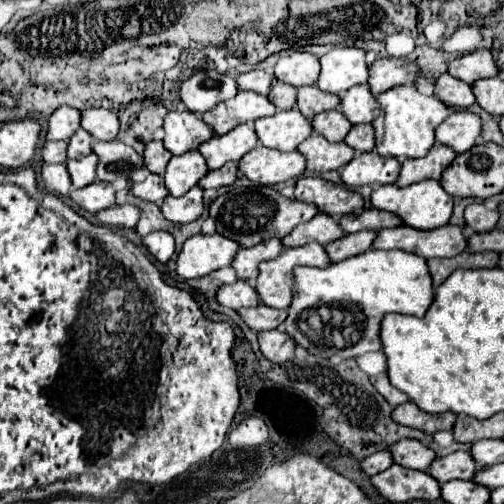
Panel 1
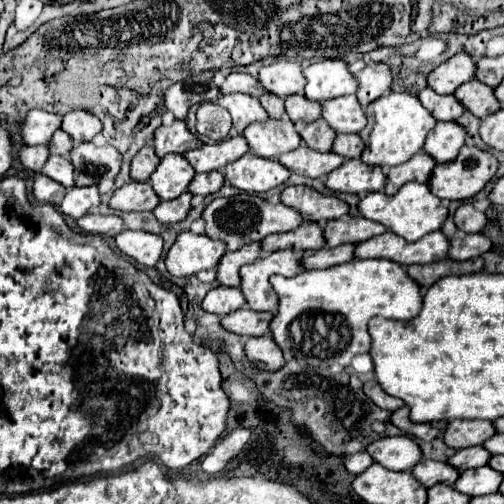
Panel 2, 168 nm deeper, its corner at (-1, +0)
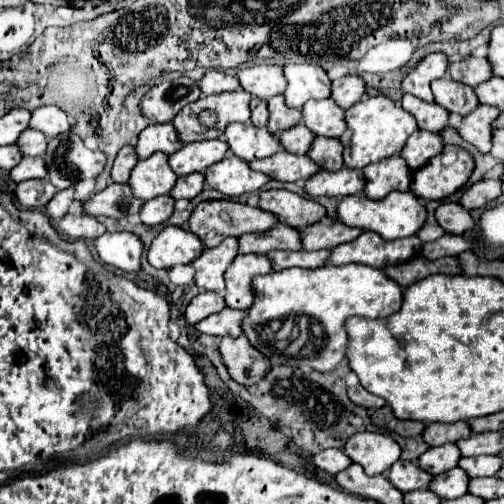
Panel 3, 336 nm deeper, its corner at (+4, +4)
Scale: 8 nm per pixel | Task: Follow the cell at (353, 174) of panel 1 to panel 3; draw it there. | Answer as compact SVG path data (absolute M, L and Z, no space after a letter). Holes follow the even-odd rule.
M340 168L340 170L320 170L306 182L306 192L310 196L350 196L360 194L366 186L366 178L362 170L356 168Z

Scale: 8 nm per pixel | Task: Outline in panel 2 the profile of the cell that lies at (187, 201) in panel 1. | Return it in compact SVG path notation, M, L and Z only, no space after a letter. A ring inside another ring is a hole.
M183 192L183 196L171 200L171 202L161 202L155 210L153 210L153 216L161 222L161 224L175 224L175 222L181 222L185 220L187 212L191 210L191 194L189 192Z

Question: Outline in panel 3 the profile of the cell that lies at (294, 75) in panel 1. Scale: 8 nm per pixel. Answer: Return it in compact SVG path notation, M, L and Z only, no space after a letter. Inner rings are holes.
M256 64L244 68L238 72L238 80L246 92L252 92L252 96L262 100L268 100L286 90L284 68L276 64Z

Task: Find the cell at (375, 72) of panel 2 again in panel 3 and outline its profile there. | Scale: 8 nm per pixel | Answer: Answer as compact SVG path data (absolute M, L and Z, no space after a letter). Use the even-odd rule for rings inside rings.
M348 74L348 76L332 82L332 98L344 110L348 110L356 102L360 102L364 98L364 94L366 94L366 82L356 74Z

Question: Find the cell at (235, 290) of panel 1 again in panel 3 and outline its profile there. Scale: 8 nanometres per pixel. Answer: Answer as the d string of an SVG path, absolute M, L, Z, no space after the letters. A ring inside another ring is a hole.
M200 292L200 294L190 302L190 306L186 308L186 320L188 320L190 324L196 324L196 322L200 322L202 318L220 312L222 308L226 308L226 302L224 302L224 298L222 298L220 294L216 294L216 292Z

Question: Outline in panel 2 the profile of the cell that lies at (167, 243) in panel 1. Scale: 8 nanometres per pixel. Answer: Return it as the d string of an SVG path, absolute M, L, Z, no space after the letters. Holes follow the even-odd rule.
M123 230L119 232L119 236L115 236L115 244L121 250L121 254L129 256L145 268L155 266L163 252L163 238L149 232Z

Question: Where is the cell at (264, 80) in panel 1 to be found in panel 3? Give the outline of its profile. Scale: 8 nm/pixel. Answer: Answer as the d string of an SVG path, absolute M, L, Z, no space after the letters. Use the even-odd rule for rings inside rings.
M208 70L198 84L204 94L222 94L222 92L234 92L240 88L240 82L236 76L224 74L220 70Z

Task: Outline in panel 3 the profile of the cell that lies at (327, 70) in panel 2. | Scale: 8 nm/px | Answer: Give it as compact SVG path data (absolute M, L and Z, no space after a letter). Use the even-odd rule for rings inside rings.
M288 64L284 66L284 76L288 80L284 98L288 106L302 108L304 102L316 98L328 98L332 94L330 78L322 66L316 64Z

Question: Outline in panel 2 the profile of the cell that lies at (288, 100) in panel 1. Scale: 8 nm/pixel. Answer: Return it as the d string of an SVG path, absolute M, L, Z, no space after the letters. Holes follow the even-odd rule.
M263 94L259 100L261 100L261 106L267 110L269 118L273 118L273 120L281 120L283 118L283 114L285 114L283 98L273 96L273 94Z

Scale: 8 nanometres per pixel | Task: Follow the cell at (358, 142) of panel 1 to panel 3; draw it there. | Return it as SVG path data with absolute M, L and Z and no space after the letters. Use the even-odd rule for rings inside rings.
M318 136L308 152L308 156L322 166L322 170L336 170L344 166L344 146L338 138L324 138Z

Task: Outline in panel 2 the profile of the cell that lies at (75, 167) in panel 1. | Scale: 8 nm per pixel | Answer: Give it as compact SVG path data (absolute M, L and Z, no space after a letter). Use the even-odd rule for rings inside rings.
M49 156L47 164L41 168L43 176L49 176L51 180L57 180L59 184L71 188L75 184L75 174L71 168L69 158L65 156Z

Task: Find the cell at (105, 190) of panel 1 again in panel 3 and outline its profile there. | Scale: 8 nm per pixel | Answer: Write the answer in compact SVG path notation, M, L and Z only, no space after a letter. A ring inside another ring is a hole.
M66 188L66 190L60 190L46 206L46 212L52 220L60 220L62 216L66 216L68 212L68 206L74 202L74 190L72 188Z

